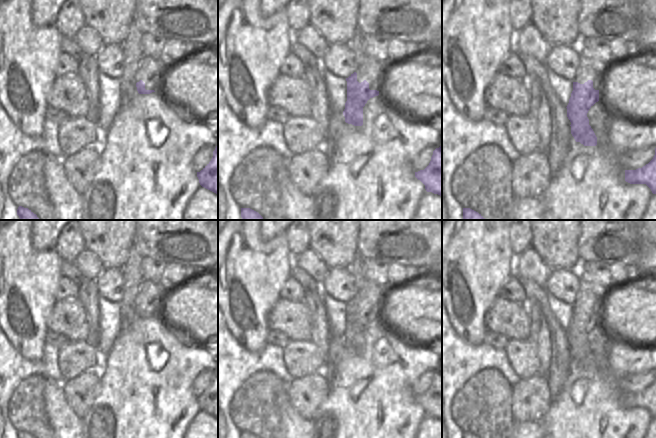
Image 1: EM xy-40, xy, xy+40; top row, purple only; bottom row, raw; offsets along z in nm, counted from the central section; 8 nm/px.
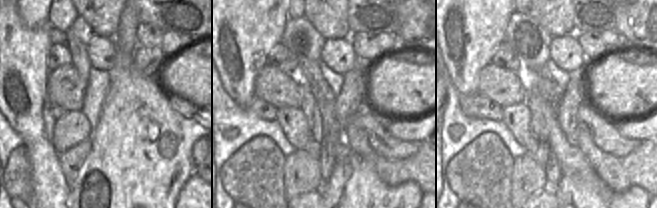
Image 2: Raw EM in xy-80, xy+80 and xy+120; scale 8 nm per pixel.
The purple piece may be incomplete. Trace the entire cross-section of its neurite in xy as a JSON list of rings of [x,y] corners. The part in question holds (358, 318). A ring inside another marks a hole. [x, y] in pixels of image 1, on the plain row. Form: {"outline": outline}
{"outline": [[[354,296],[347,305],[347,325],[343,339],[345,346],[354,350],[363,349],[363,331],[370,322],[379,319],[379,315],[370,314],[369,307],[364,304],[359,307],[357,305],[357,297]]]}

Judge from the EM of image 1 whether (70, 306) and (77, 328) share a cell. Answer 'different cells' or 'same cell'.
same cell

